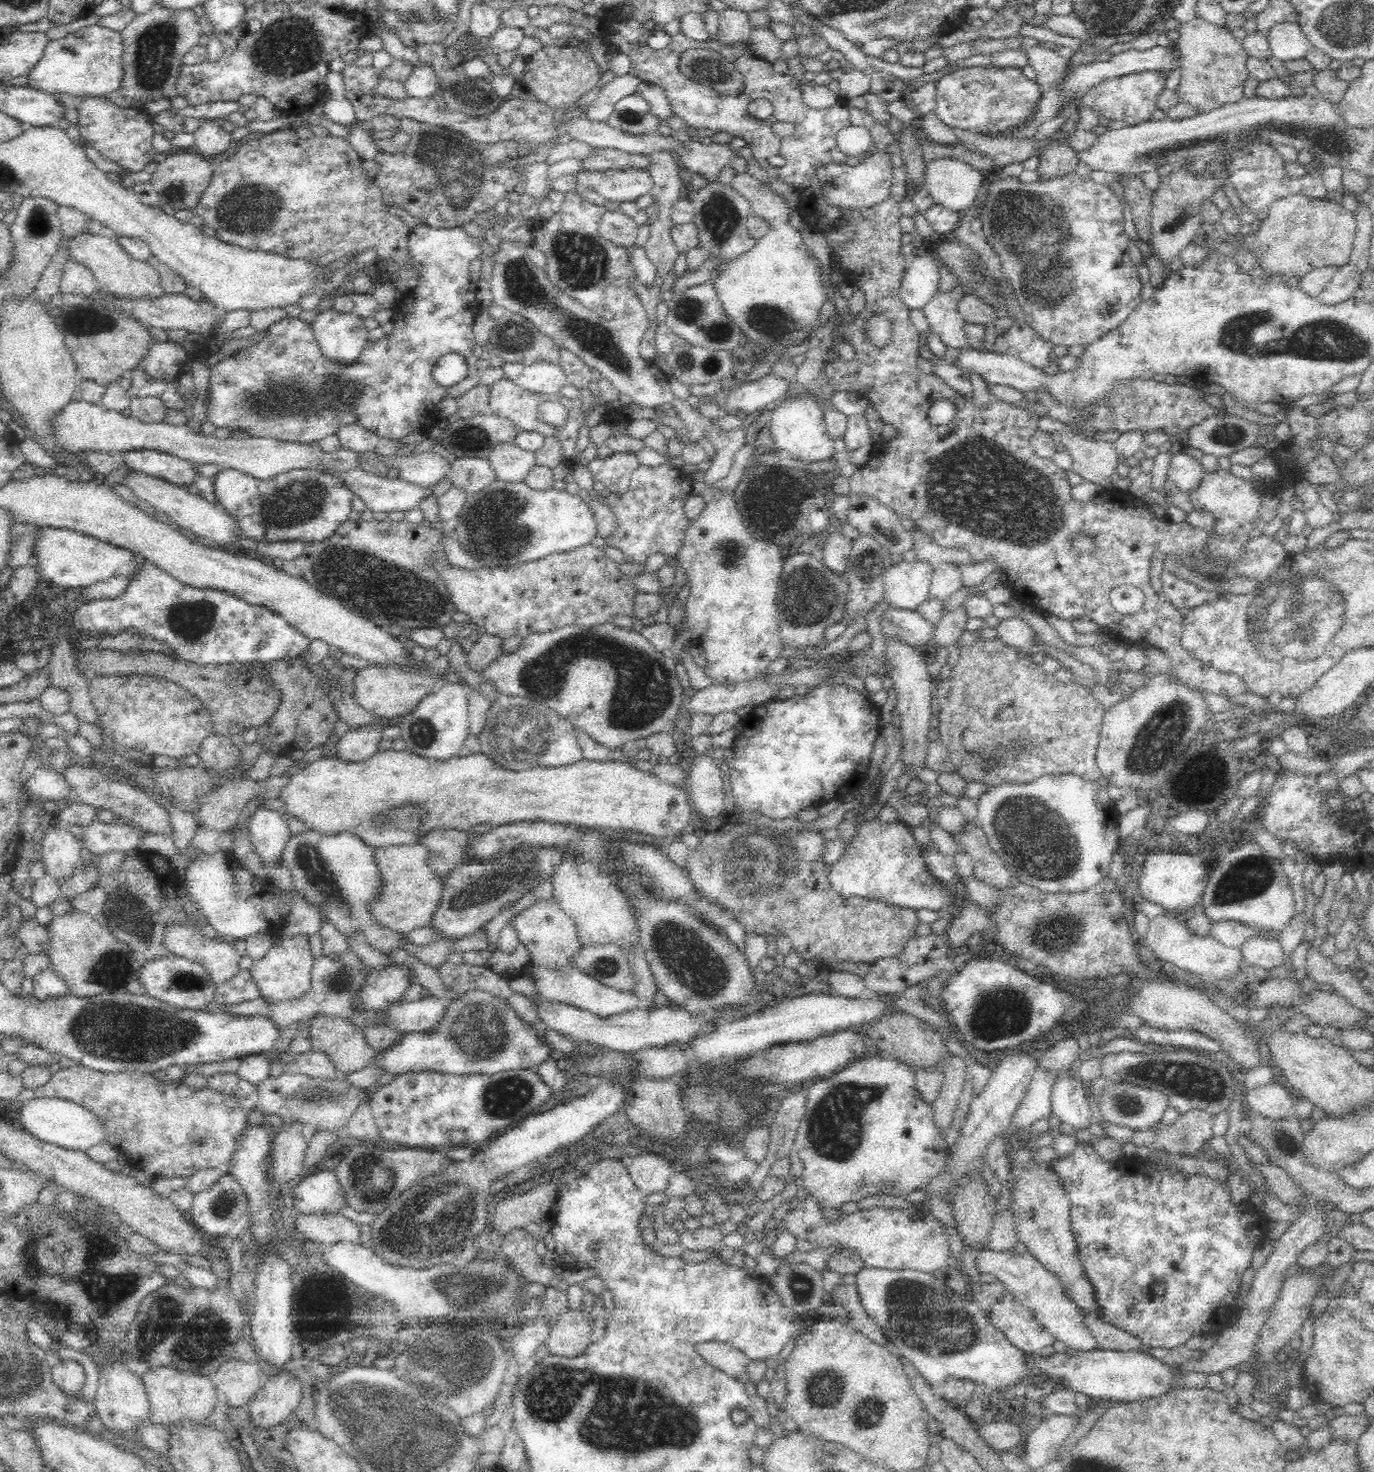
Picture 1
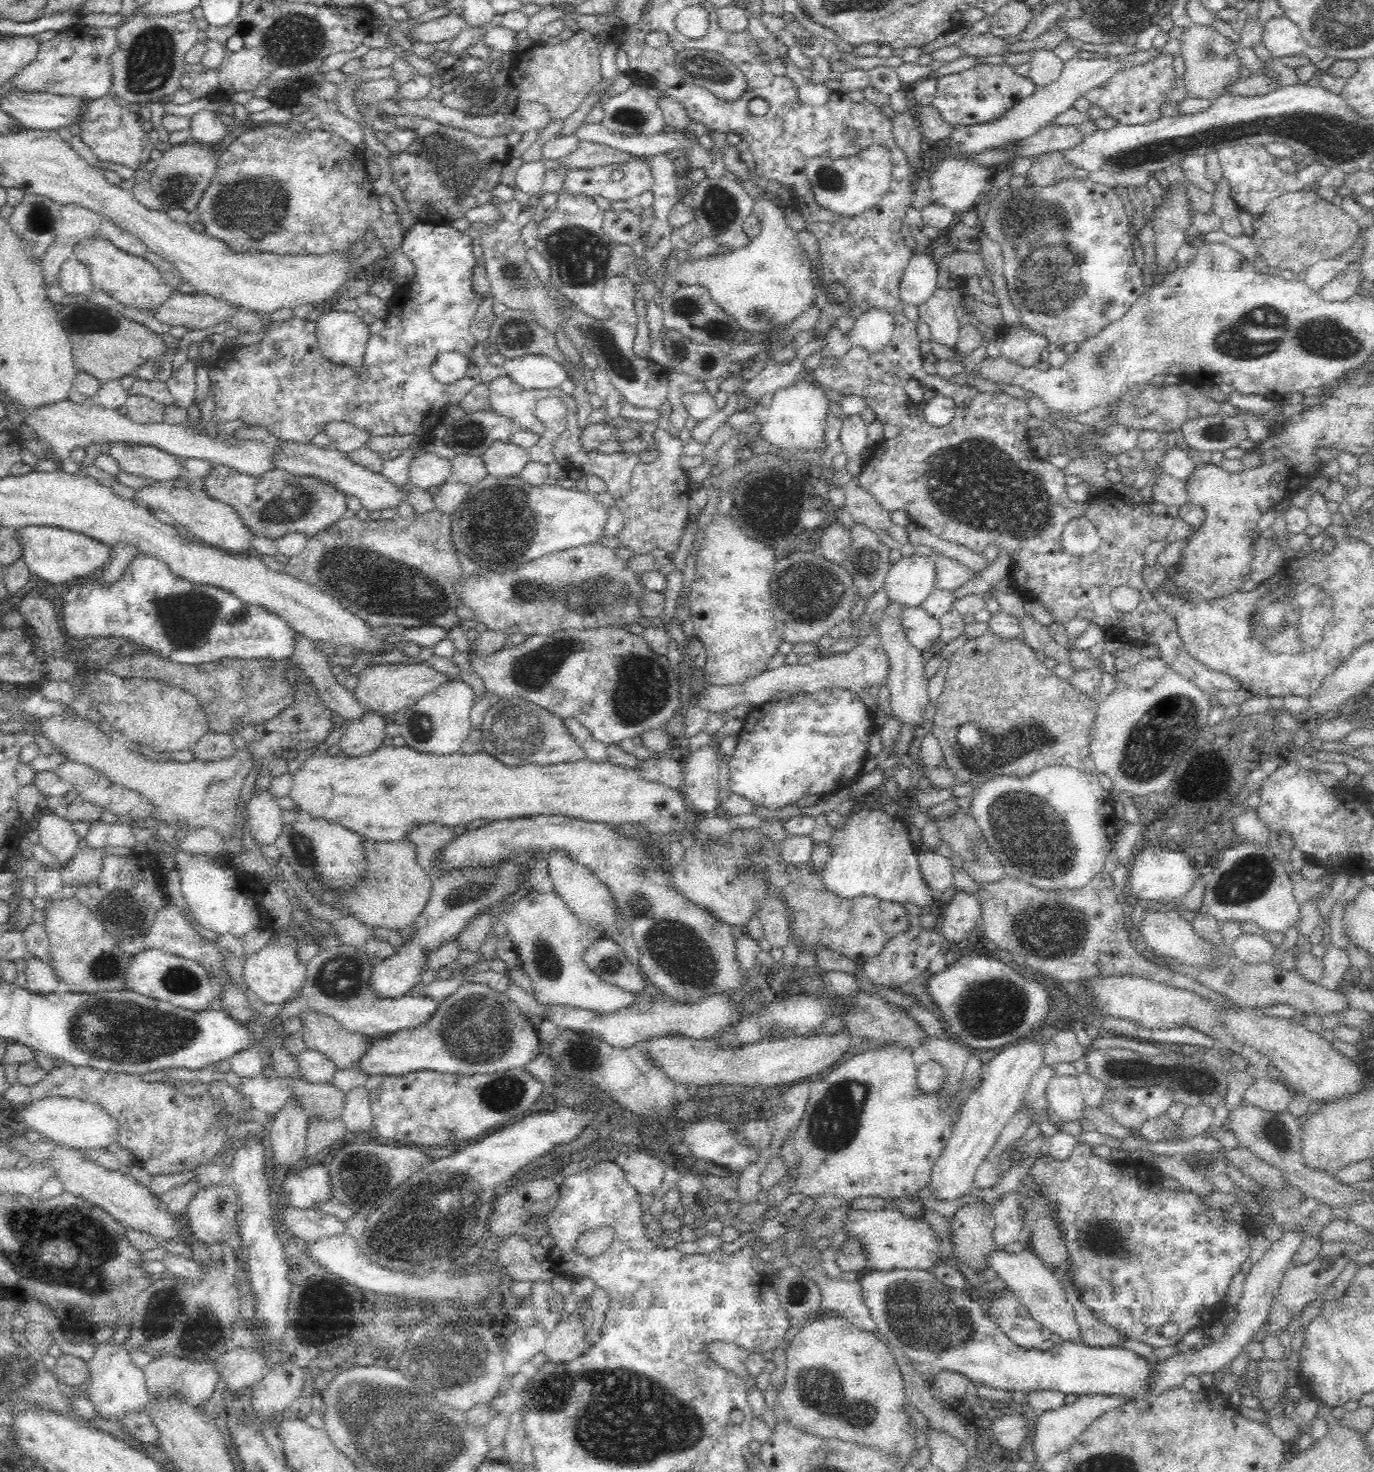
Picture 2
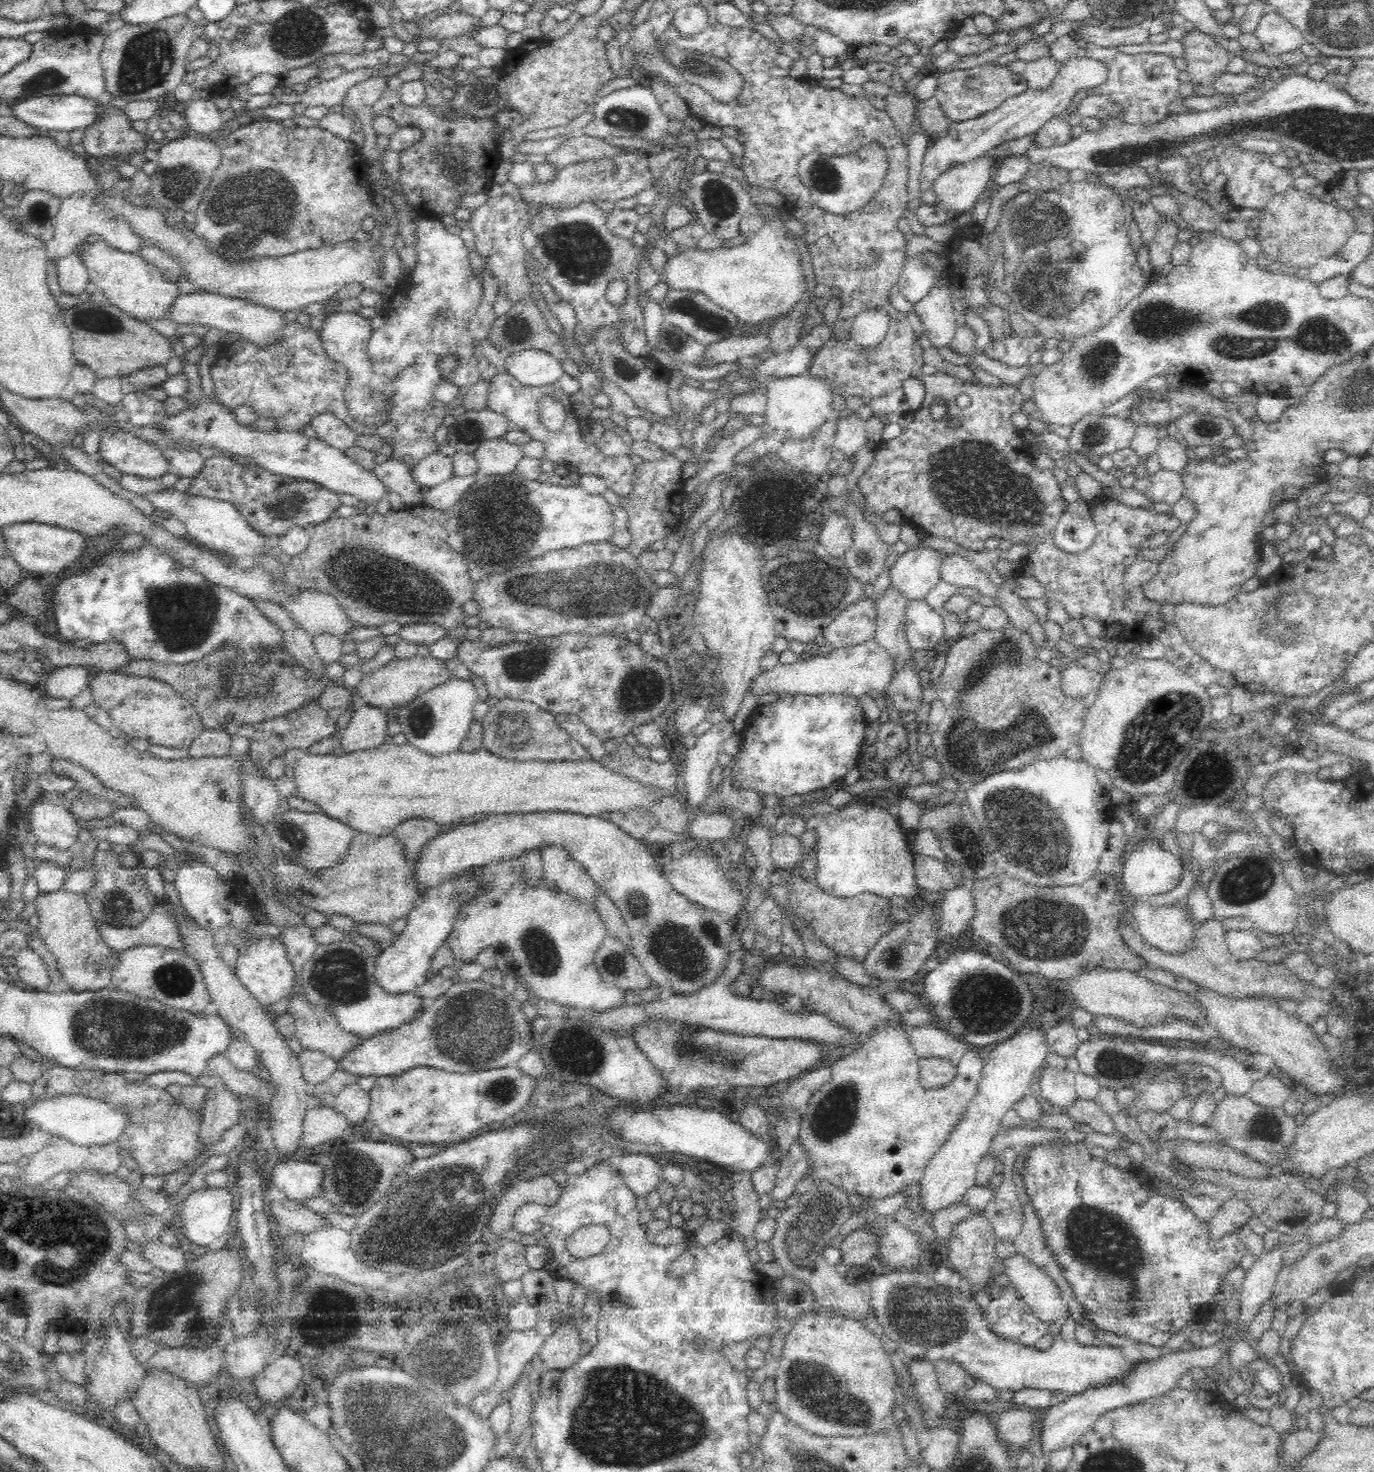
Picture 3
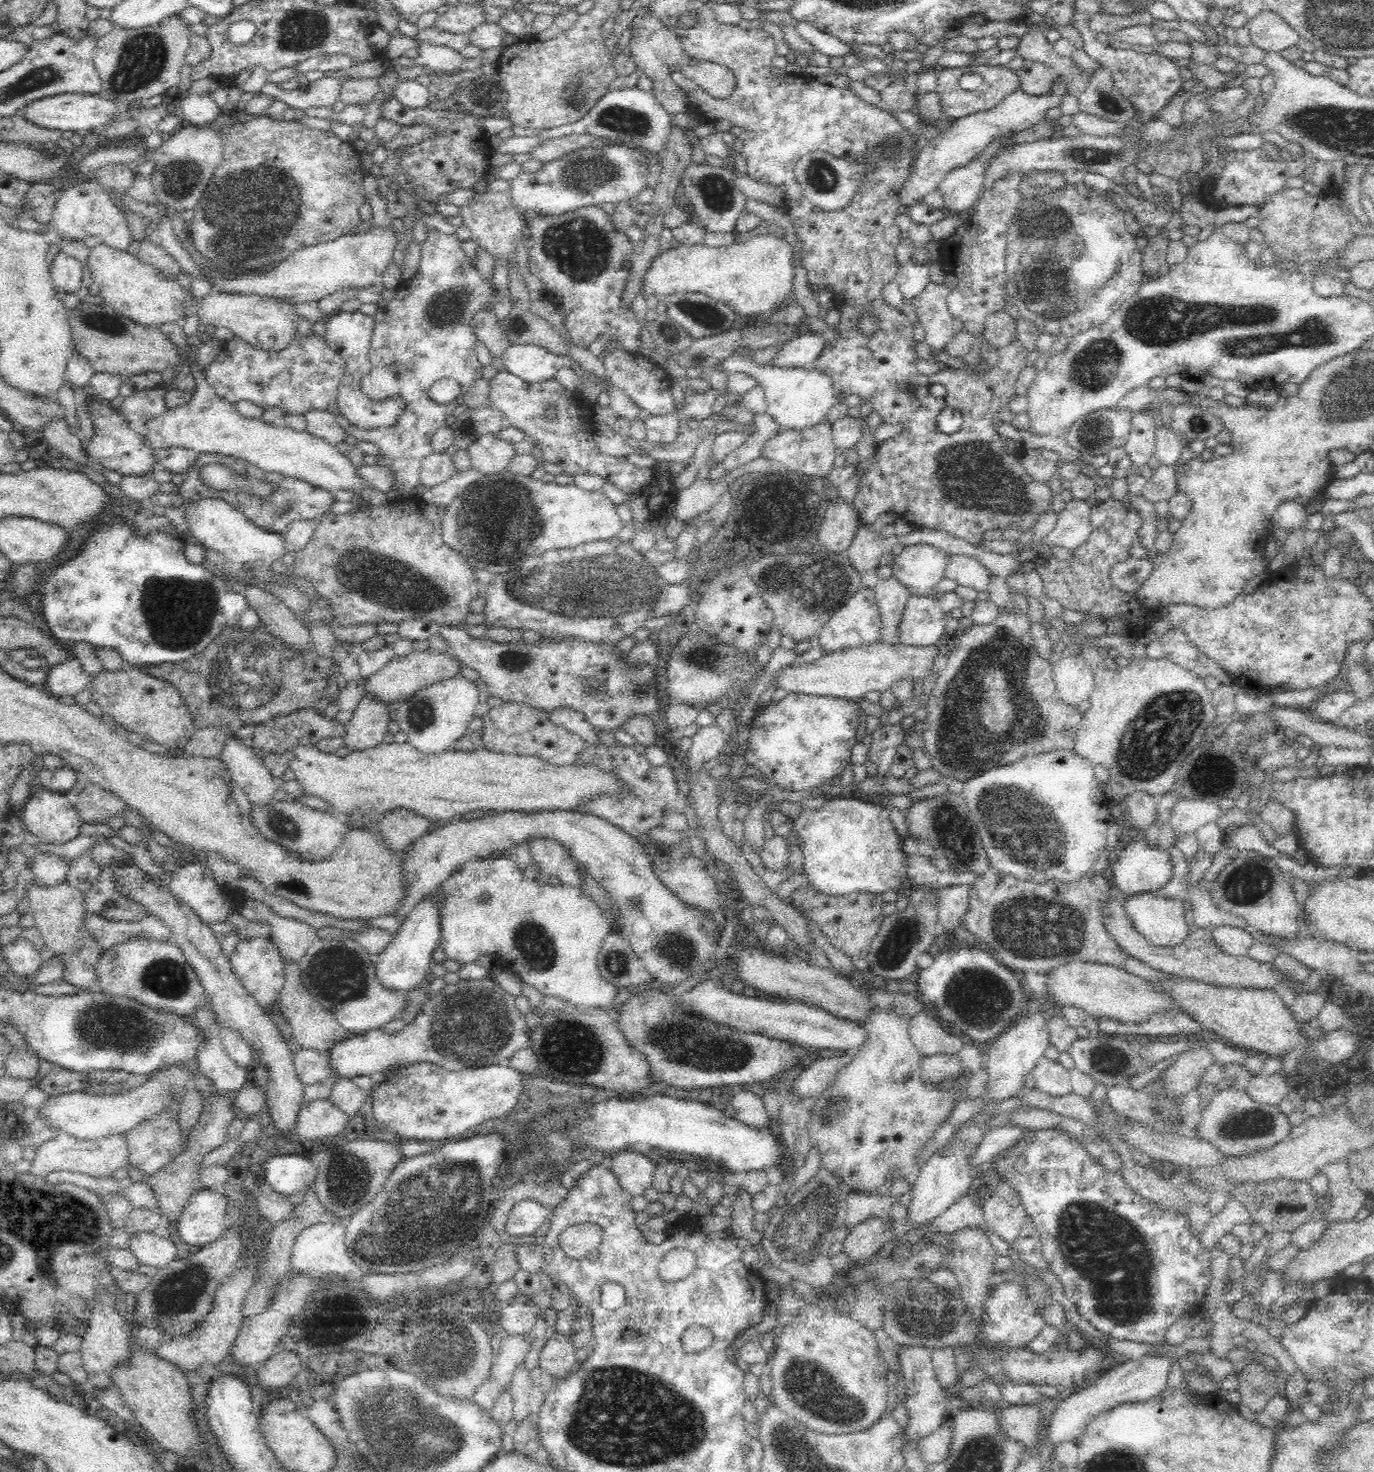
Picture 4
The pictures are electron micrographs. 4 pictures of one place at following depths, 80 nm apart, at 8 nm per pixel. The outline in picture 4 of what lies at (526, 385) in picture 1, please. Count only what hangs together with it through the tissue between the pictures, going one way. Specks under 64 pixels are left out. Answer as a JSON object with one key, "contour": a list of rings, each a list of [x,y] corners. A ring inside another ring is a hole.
{"contour":[[[510,343],[501,355],[502,369],[524,381],[554,378],[560,368],[569,367],[568,356],[556,356],[536,343]]]}

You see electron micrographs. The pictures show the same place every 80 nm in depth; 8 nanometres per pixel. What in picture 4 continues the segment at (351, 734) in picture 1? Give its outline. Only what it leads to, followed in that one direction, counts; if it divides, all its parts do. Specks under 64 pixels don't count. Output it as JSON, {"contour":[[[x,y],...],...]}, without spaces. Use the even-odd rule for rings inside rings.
{"contour":[[[365,693],[360,698],[354,715],[347,720],[344,738],[346,747],[358,751],[384,743],[385,735],[389,732],[388,724],[392,719],[387,704]]]}

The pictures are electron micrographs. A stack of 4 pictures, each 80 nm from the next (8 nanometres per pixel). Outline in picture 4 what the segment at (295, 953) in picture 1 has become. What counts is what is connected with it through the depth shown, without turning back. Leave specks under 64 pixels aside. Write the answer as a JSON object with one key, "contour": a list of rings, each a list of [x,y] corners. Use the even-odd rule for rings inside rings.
{"contour":[[[266,937],[241,938],[234,951],[229,956],[229,966],[233,975],[240,981],[241,986],[253,1000],[266,1008],[271,1009],[280,994],[283,985],[282,953],[272,940]]]}

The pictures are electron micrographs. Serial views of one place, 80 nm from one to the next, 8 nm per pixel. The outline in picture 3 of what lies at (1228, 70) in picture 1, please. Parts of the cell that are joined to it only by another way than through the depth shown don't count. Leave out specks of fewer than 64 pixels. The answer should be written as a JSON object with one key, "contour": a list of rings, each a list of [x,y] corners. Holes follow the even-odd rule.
{"contour":[[[1194,30],[1182,38],[1182,43],[1183,58],[1187,64],[1187,72],[1191,76],[1190,84],[1194,88],[1211,87],[1209,84],[1216,75],[1227,72],[1226,68],[1232,56],[1210,36]]]}

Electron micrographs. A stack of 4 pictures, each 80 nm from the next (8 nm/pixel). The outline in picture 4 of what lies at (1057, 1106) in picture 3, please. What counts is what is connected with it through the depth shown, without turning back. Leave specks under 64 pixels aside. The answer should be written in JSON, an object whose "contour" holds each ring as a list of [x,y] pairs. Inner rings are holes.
{"contour":[[[1042,1055],[1031,1068],[1029,1083],[1038,1090],[1052,1096],[1071,1092],[1069,1070],[1057,1061],[1049,1060]]]}

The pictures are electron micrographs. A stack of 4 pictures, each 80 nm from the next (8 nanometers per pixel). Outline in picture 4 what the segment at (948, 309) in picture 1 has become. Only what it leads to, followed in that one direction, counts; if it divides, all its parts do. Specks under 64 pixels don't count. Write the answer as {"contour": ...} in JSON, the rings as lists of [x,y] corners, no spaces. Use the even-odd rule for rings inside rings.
{"contour":[[[930,282],[924,292],[912,298],[910,304],[916,312],[918,323],[924,330],[924,340],[932,350],[940,352],[954,336],[953,318],[948,313],[946,298],[949,289],[944,284]]]}

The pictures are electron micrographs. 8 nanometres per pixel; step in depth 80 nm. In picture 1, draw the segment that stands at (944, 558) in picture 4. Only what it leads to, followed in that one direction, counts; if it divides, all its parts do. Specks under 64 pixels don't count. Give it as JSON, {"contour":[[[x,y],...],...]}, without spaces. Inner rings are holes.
{"contour":[[[915,559],[893,564],[885,572],[883,599],[896,609],[916,610],[928,597],[934,565]]]}

